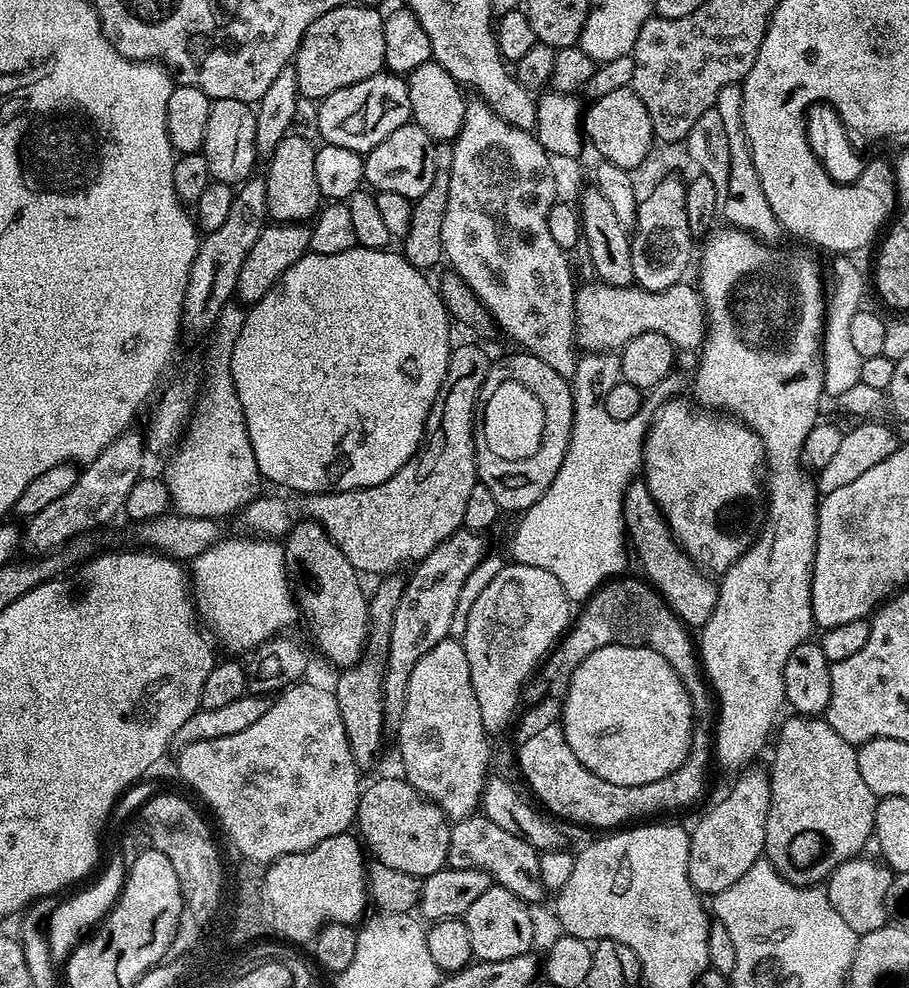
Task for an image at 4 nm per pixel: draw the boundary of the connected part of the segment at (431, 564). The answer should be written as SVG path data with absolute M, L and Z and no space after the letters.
M455 532L434 546L434 550L430 550L430 554L411 569L412 577L407 577L398 610L394 610L388 660L384 663L384 714L389 725L399 725L406 706L410 674L414 674L414 666L418 666L418 658L422 658L426 650L434 650L438 642L449 639L462 586L466 586L466 578L470 578L470 574L474 574L474 570L486 559L484 539L478 532Z

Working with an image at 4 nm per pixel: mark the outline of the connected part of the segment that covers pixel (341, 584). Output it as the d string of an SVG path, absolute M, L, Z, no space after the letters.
M307 518L297 524L283 537L284 565L288 571L288 579L294 589L299 615L308 623L312 636L324 647L324 652L334 664L341 669L357 664L368 642L368 596L360 589L361 573L346 559L346 554L334 546L330 534L318 523Z

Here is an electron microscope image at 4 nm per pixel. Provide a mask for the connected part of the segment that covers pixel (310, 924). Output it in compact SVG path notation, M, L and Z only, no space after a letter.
M343 832L318 842L310 850L286 854L274 861L265 871L264 889L275 935L308 942L328 924L359 925L370 908L364 856L361 841Z

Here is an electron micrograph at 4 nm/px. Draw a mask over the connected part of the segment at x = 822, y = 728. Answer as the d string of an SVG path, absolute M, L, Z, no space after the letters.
M792 714L789 715L789 717L789 720L786 721L784 725L782 725L783 723L779 725L778 731L775 733L774 736L774 744L776 740L776 753L774 753L772 756L772 768L770 767L770 814L766 818L766 836L763 855L774 866L774 870L778 870L778 874L781 876L782 879L789 880L792 884L802 884L805 886L820 886L823 885L825 881L827 881L828 877L831 876L834 869L836 869L838 866L842 866L842 862L846 862L847 860L859 857L861 853L863 853L860 851L862 851L863 848L867 846L867 844L870 844L870 841L873 839L874 836L874 814L876 813L876 801L878 798L874 793L872 793L872 791L870 790L870 786L866 786L866 781L862 779L862 774L858 770L858 758L856 757L857 745L846 742L846 738L842 738L842 734L838 734L838 730L834 730L828 724L827 719L817 718L814 716L801 716L799 714Z

